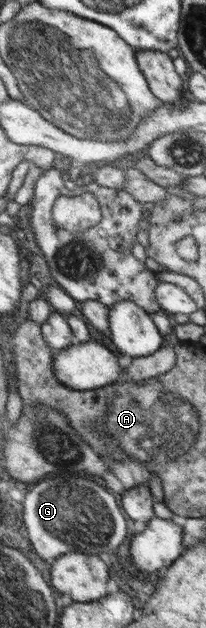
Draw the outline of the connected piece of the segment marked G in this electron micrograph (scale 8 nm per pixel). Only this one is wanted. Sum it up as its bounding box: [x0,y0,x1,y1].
[23,479,127,561]

